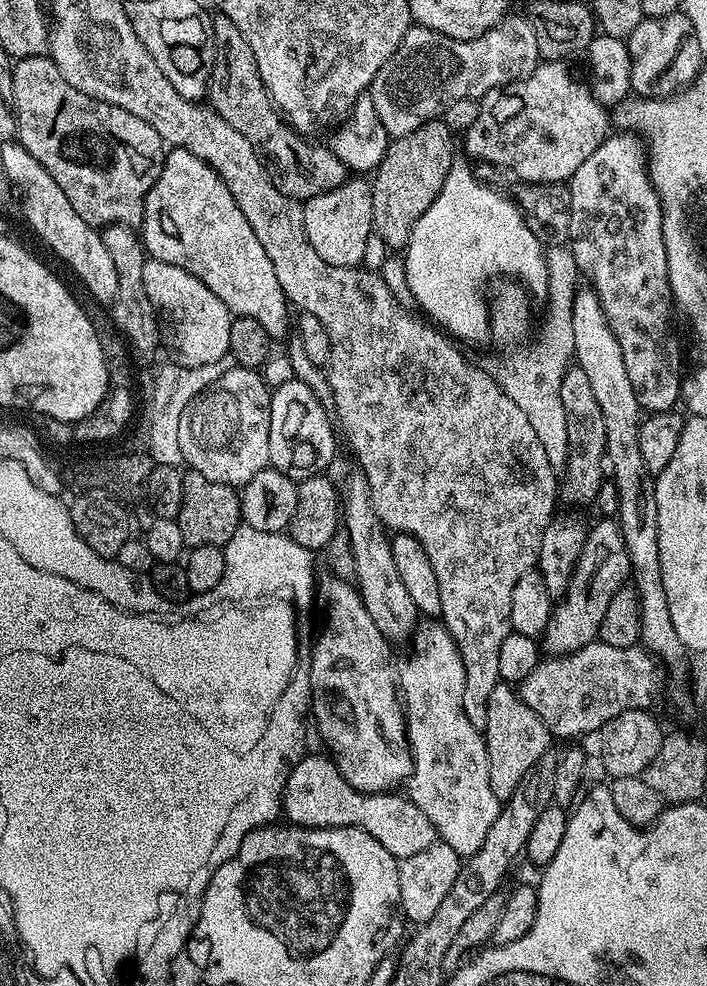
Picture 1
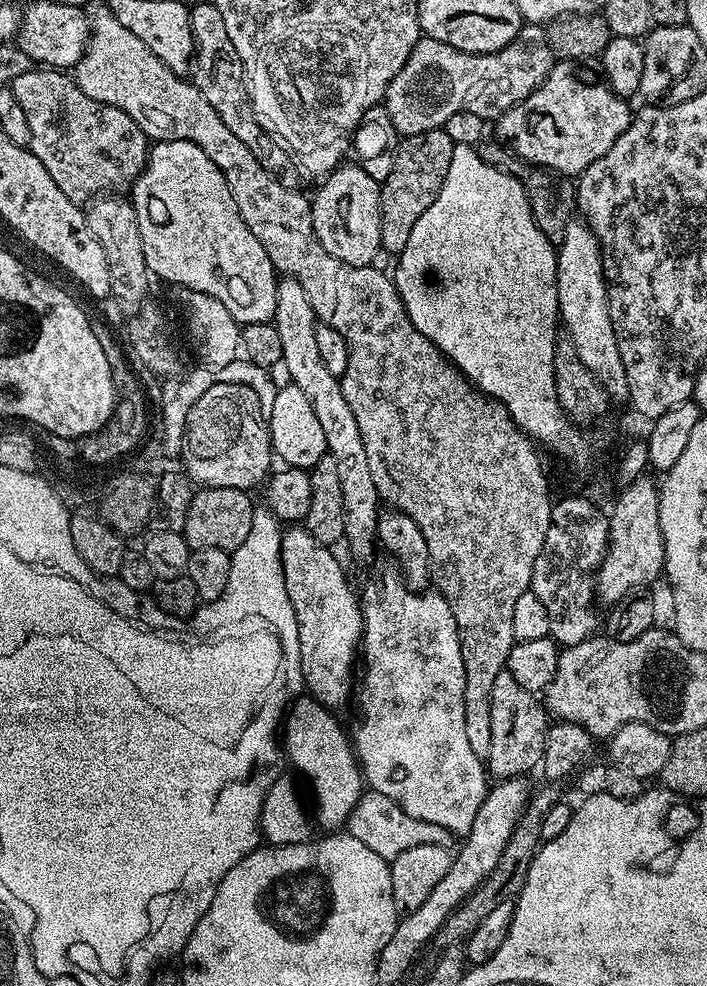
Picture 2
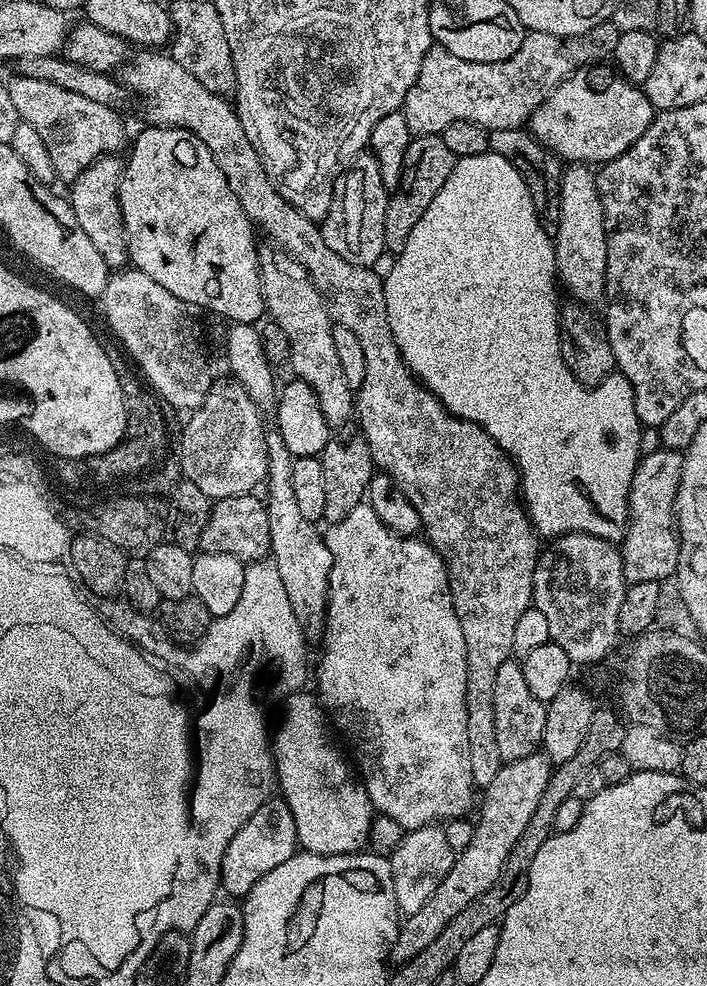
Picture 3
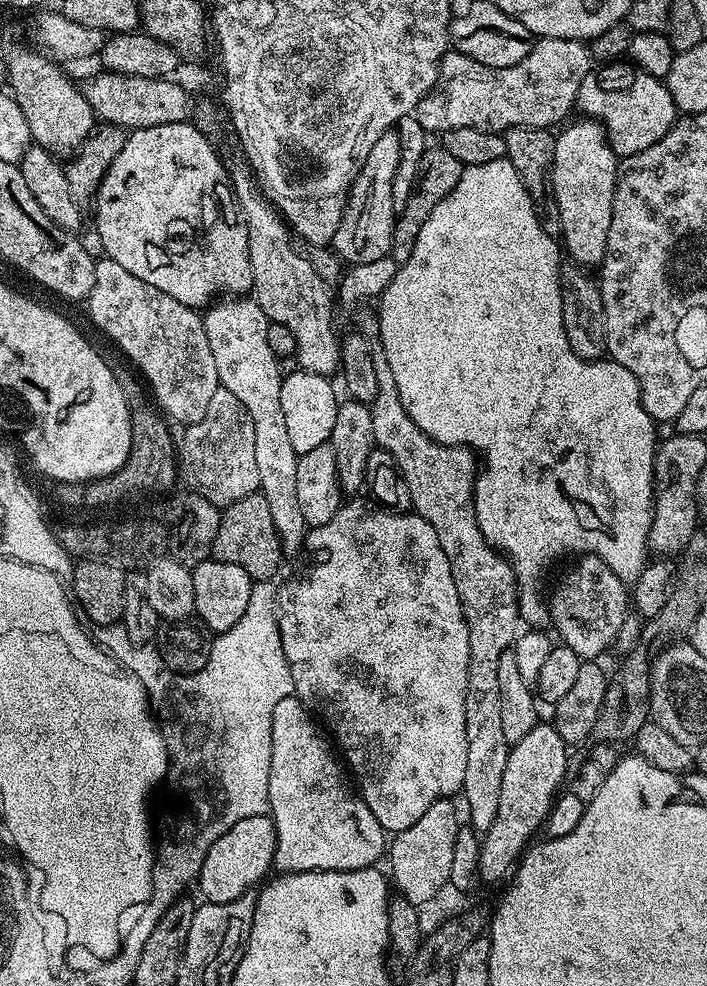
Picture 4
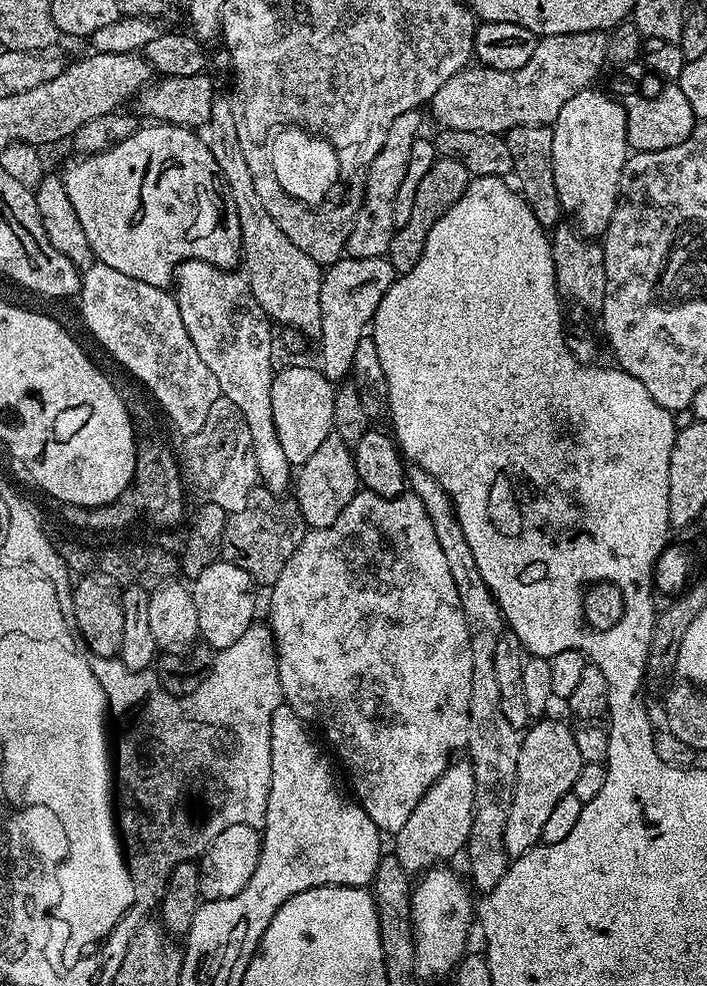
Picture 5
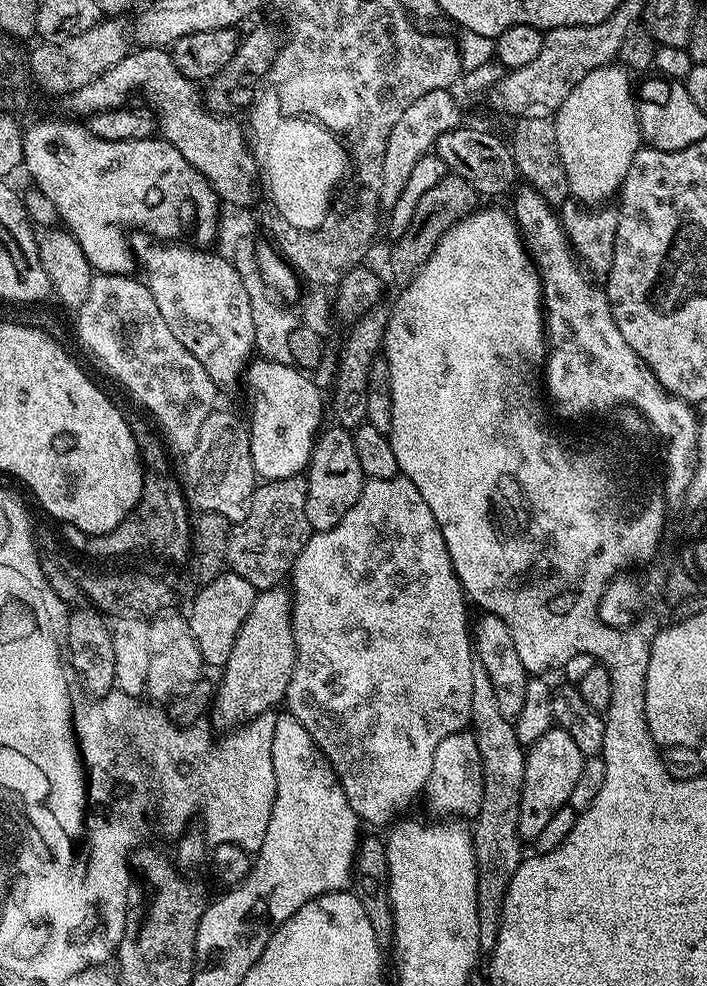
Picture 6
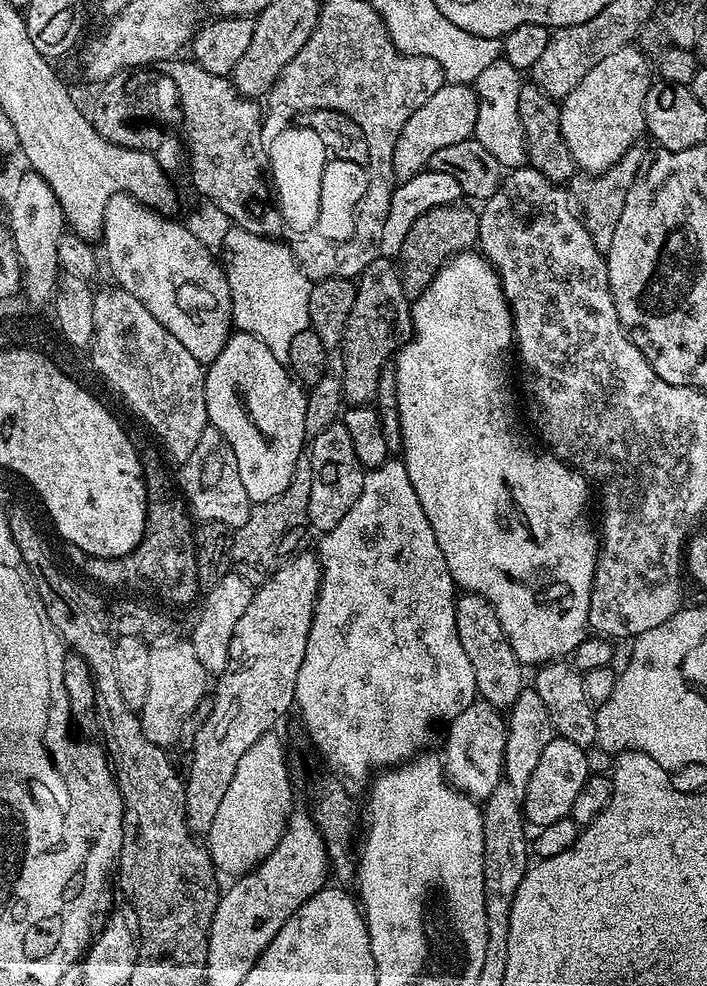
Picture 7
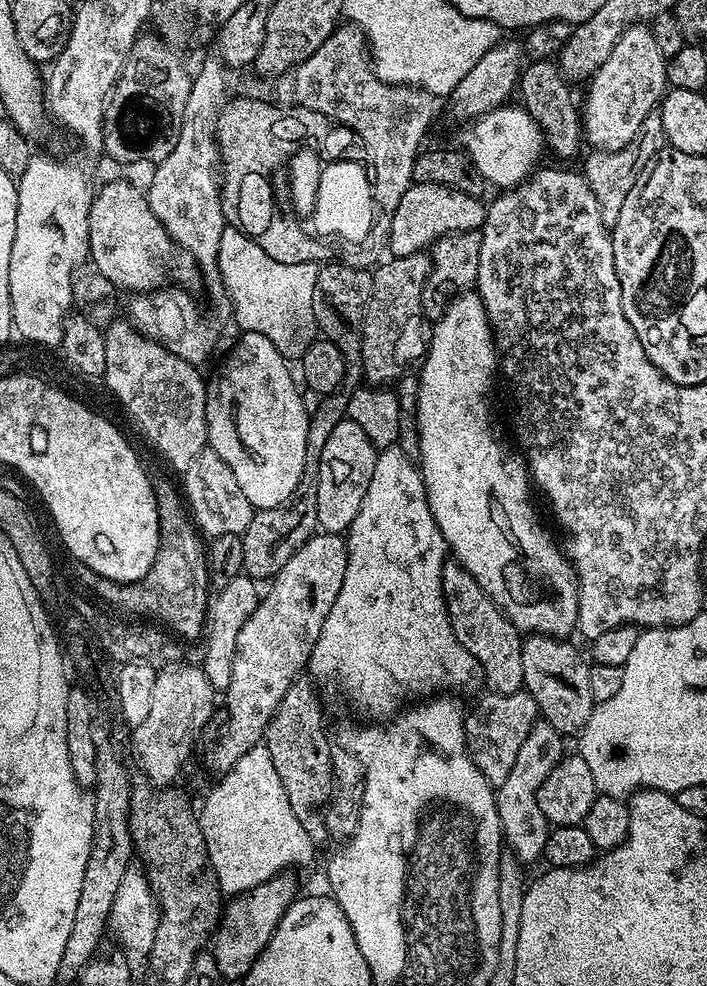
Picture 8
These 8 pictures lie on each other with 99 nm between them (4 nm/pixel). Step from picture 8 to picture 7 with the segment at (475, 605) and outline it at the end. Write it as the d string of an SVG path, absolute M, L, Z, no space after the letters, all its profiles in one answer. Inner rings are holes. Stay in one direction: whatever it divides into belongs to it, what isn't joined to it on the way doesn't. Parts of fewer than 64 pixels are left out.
M457 595L456 625L458 642L462 642L462 650L466 650L466 658L470 658L470 666L474 666L477 697L490 702L490 706L495 708L511 709L518 694L522 694L526 686L524 680L526 668L514 654L502 630L502 622L498 622L498 614L494 614L494 606L490 606L490 602L484 596Z

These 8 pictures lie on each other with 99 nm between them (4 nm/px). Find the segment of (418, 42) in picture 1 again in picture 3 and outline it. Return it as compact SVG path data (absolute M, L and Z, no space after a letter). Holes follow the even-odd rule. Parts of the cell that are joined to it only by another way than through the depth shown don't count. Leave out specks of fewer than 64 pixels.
M528 32L525 35L518 54L506 58L502 62L466 62L466 58L454 58L450 50L434 46L422 60L422 70L414 86L404 99L404 121L409 132L418 136L434 136L442 134L450 122L474 122L486 129L518 128L527 125L528 119L546 102L546 98L567 78L570 71L568 53L564 51L564 40L554 34Z

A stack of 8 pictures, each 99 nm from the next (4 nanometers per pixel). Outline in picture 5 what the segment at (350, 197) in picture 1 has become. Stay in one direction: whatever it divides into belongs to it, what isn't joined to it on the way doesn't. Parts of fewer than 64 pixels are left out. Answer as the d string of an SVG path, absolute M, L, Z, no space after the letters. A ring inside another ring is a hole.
M419 111L398 114L390 130L386 130L386 142L382 142L382 150L378 150L378 154L374 154L374 162L370 162L364 197L356 216L352 219L352 229L348 231L346 252L349 257L374 258L387 253L390 238L398 227L394 222L394 198L398 198L398 186L402 186L402 178L406 178L406 162L410 162L410 146L414 146L414 142L421 135L420 115Z

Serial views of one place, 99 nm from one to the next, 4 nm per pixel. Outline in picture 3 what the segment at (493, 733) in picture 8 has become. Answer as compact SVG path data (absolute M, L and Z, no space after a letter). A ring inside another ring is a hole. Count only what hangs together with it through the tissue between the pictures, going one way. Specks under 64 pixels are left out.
M423 824L420 828L414 828L403 833L396 847L390 852L392 861L392 877L394 878L394 898L396 907L404 916L418 914L434 890L442 886L442 878L450 874L450 866L454 859L454 853L447 842L444 828L436 824Z

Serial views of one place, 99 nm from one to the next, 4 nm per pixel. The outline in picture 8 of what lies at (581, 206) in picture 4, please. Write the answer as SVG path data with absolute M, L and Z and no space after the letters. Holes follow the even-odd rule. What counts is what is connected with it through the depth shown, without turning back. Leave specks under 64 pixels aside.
M641 22L631 24L614 42L614 50L610 50L610 58L598 66L598 70L587 81L588 93L582 96L582 136L592 143L596 150L613 152L634 134L638 134L638 126L642 121L657 111L658 105L668 91L666 66L668 61L658 50L658 41L654 39L651 27Z

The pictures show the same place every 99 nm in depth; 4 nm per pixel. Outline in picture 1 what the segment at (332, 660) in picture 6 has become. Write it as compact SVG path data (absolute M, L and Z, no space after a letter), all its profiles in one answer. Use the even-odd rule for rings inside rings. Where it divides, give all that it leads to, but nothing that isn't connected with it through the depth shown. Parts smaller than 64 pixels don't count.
M440 622L428 624L415 633L417 652L412 652L398 664L398 691L404 706L404 715L408 722L408 743L412 746L414 767L406 781L406 796L425 812L436 827L439 839L449 844L461 858L473 856L486 842L494 818L498 818L502 801L490 790L490 766L481 729L466 718L462 706L462 694L466 691L466 670L458 654L452 635Z

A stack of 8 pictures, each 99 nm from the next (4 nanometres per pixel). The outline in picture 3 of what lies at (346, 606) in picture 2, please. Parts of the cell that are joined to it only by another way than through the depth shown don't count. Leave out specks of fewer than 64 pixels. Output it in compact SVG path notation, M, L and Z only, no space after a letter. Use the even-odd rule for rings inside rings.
M275 430L266 435L266 454L268 455L268 474L266 477L266 503L268 505L268 521L270 522L270 558L278 566L278 578L282 578L282 586L286 586L286 598L290 598L290 606L294 610L294 618L298 618L300 627L309 637L319 637L324 630L324 618L328 607L328 579L332 569L332 555L326 546L321 529L313 521L303 516L302 510L294 495L294 478L292 462L294 457L286 450L286 442L282 442L282 434Z

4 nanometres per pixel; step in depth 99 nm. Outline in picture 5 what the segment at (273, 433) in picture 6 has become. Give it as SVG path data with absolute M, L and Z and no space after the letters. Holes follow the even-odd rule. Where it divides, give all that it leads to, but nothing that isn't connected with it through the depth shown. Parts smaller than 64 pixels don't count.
M300 362L293 368L275 373L270 390L270 406L274 406L274 430L278 430L278 442L293 466L299 466L326 442L330 435L330 381L319 367L303 368Z

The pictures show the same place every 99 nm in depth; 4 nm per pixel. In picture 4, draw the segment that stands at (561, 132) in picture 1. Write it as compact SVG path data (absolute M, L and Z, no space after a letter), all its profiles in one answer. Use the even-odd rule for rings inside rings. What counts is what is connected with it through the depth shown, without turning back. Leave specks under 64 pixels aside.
M604 62L593 67L592 71L586 74L586 78L582 78L582 86L578 86L575 107L581 108L584 111L581 113L587 119L597 120L602 125L608 136L608 145L620 158L633 156L647 150L649 146L654 146L654 142L662 139L676 125L678 119L676 103L674 98L670 98L667 83L659 76L646 74L631 62Z

